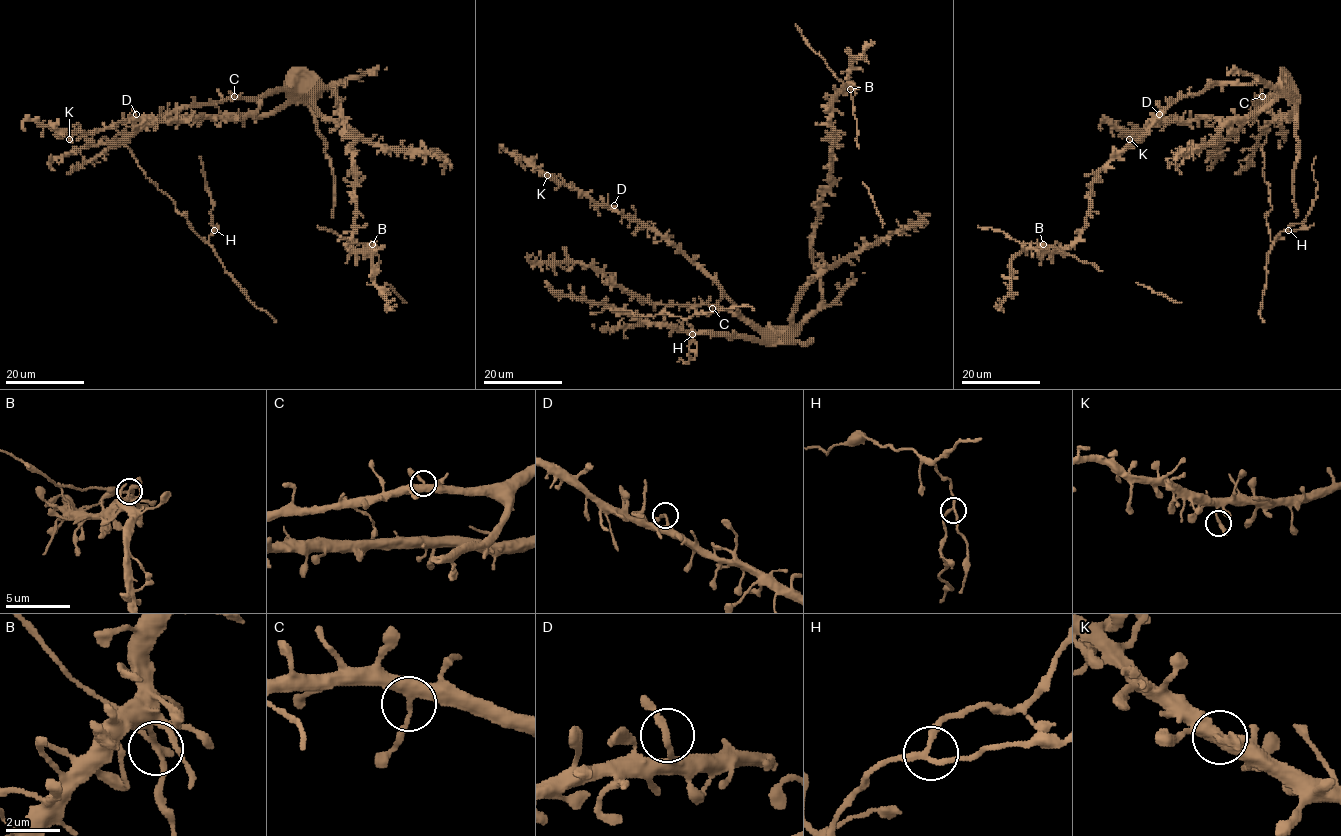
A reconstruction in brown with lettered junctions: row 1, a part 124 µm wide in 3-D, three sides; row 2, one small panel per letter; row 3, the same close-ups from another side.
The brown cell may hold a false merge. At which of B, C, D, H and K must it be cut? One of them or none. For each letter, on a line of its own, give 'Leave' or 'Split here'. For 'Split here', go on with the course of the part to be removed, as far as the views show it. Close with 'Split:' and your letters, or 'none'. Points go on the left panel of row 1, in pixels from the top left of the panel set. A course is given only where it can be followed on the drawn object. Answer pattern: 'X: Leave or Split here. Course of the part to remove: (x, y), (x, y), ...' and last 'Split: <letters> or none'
B: Leave
C: Leave
D: Leave
H: Leave
K: Leave
Split: none

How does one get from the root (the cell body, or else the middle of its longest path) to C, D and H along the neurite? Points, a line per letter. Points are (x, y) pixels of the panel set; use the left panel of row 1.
C: (332, 88), (288, 86), (274, 89), (258, 97), (234, 96)
D: (332, 88), (288, 86), (274, 89), (252, 114), (239, 119), (163, 121), (138, 118), (136, 114)
H: (332, 88), (262, 114), (163, 118), (122, 136), (190, 227), (204, 242), (214, 230)

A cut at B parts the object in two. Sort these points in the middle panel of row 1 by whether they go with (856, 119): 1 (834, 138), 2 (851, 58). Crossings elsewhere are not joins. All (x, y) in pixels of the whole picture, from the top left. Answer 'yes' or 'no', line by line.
1: no
2: no

